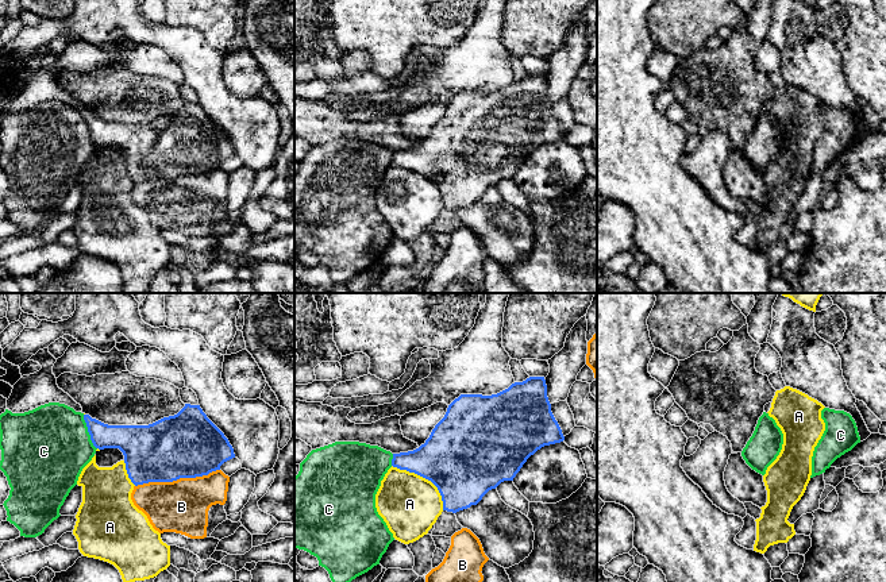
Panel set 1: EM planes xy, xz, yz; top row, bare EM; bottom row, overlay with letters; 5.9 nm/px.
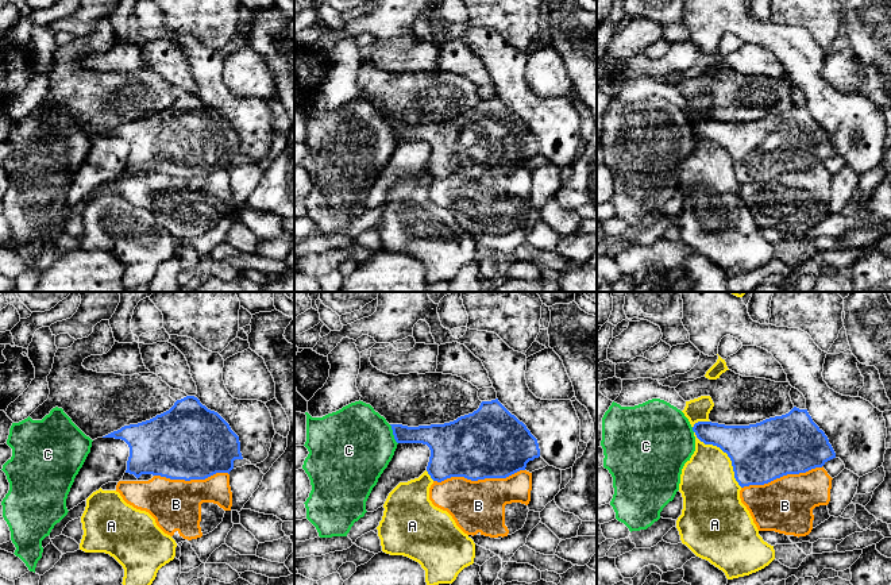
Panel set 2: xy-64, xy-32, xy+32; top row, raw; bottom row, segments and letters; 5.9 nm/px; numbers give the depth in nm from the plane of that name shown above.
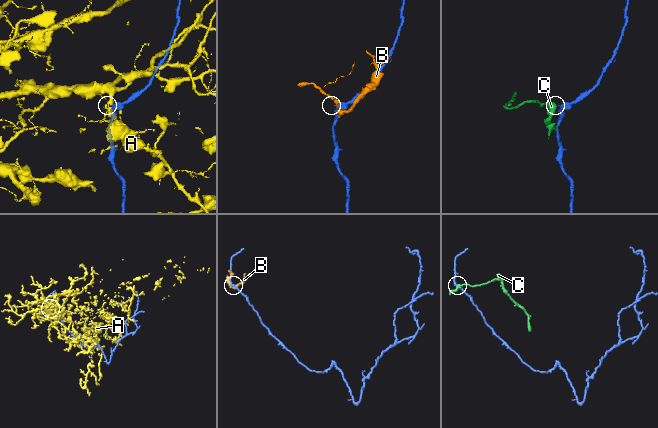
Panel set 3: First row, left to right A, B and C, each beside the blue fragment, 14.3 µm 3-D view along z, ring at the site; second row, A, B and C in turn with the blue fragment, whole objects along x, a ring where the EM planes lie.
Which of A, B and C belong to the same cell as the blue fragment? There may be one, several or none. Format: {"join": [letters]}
{"join": []}

